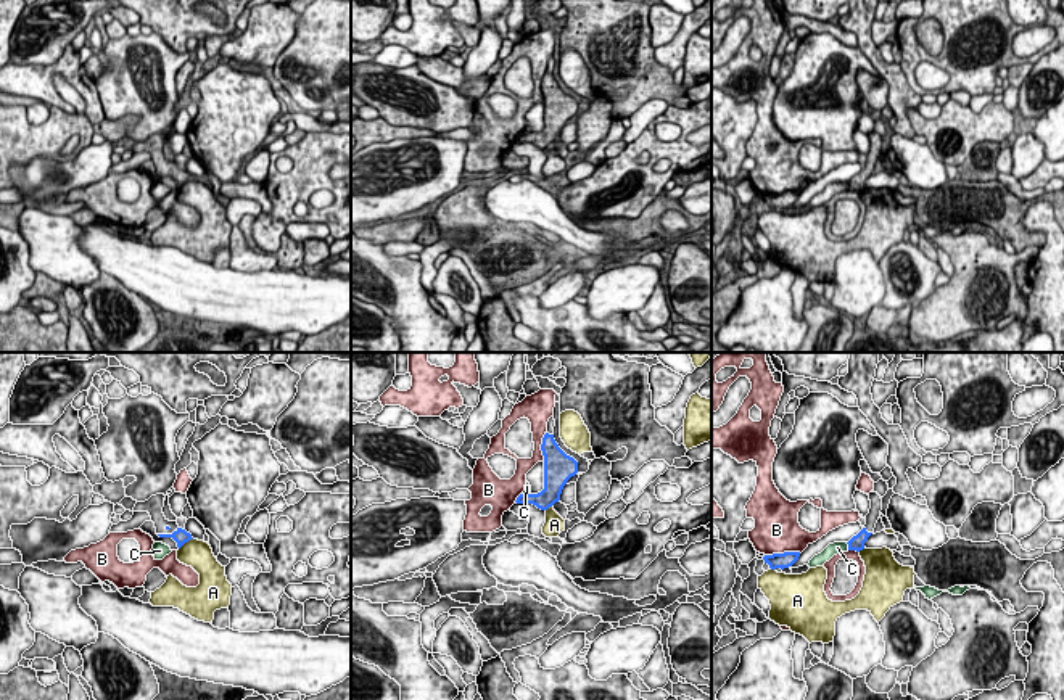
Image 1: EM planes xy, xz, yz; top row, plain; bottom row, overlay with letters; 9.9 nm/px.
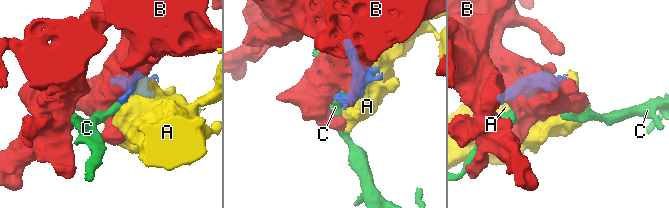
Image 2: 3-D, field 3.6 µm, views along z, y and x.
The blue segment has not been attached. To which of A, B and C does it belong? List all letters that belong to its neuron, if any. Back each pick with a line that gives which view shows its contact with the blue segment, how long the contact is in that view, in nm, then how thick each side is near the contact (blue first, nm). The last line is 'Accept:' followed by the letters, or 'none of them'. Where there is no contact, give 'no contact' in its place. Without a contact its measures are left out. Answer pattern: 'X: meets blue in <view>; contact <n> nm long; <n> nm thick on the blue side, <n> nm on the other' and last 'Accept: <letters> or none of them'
Accept: none of them

